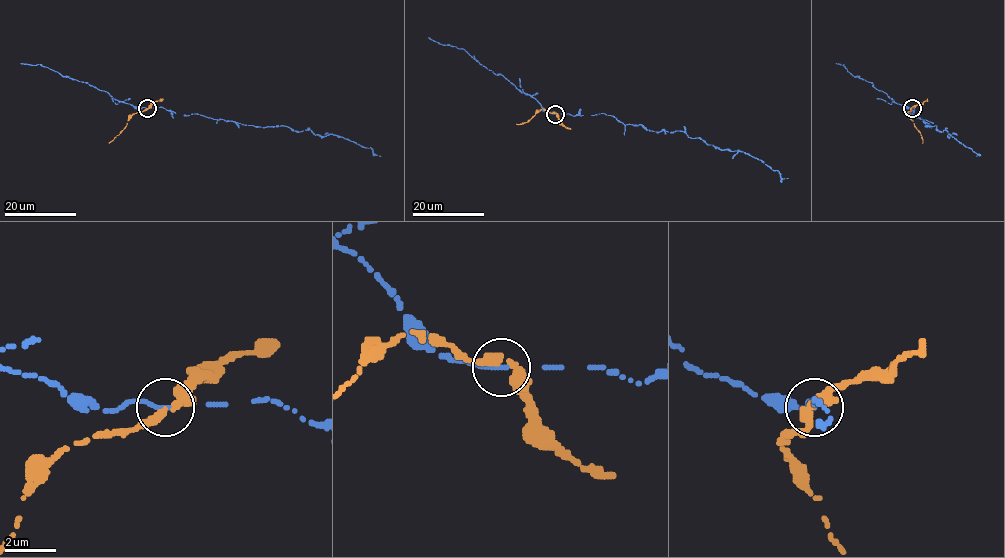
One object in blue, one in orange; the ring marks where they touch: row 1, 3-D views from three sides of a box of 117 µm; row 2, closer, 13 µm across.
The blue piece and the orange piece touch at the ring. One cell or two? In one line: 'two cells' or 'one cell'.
two cells

